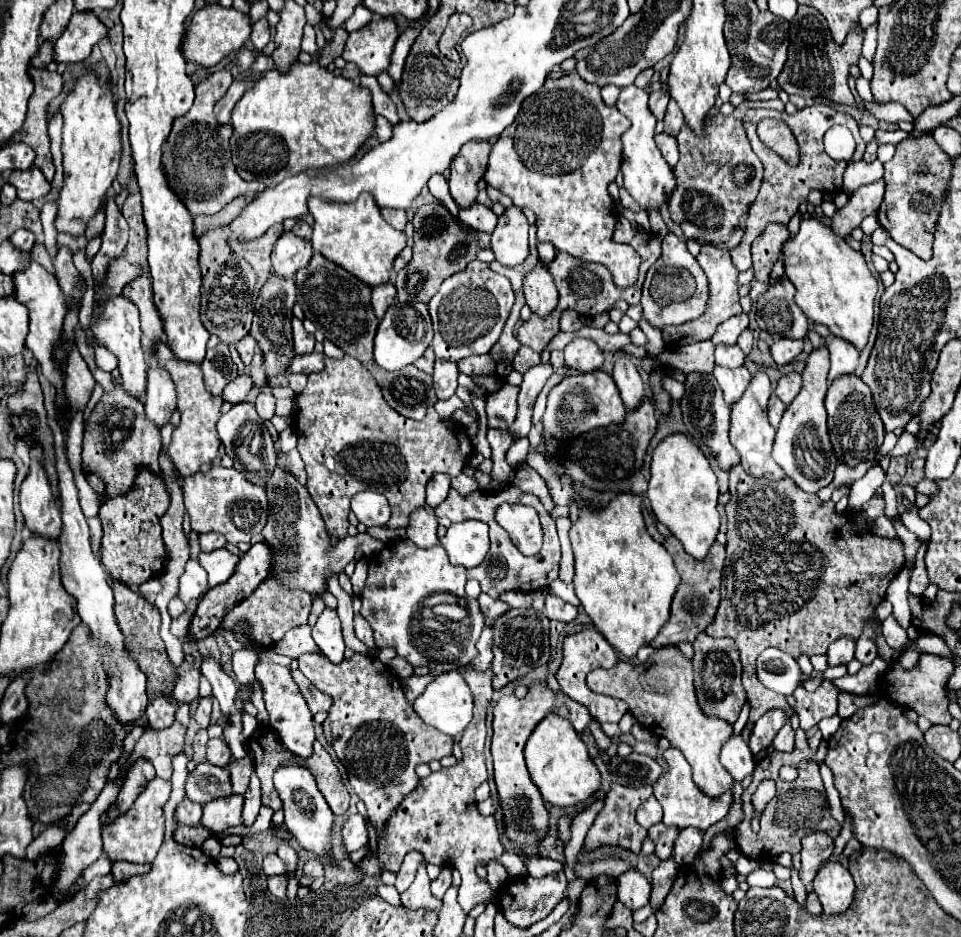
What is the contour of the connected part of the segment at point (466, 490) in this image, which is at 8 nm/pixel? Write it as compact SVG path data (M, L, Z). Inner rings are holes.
M463 472L456 476L456 478L452 478L452 488L454 488L454 490L460 490L464 496L470 494L470 492L480 490L477 481L473 477L466 476Z

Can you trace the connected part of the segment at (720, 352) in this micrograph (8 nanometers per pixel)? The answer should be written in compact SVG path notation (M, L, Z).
M716 346L716 364L718 366L726 366L726 368L738 368L742 366L746 360L746 356L742 354L742 350L738 350L738 346Z

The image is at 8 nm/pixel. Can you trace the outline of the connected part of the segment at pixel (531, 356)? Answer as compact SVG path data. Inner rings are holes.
M522 346L522 348L518 350L518 354L514 356L512 364L514 364L514 368L516 368L518 372L526 372L530 366L538 366L538 364L540 364L540 354L538 354L536 350L530 350L530 348Z

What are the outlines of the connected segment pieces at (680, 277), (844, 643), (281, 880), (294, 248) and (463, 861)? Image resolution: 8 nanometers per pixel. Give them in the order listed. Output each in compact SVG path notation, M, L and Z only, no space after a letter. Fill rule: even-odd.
M668 234L662 242L662 256L648 270L644 288L642 288L642 308L644 318L656 326L678 326L688 320L702 316L708 298L708 280L704 270L698 266L696 258L688 252L684 240L674 234Z
M840 638L838 642L832 642L826 654L828 666L840 666L840 664L846 666L854 658L854 646L856 642L850 642L850 638Z
M268 876L268 892L272 892L276 898L286 898L286 876Z
M284 232L272 252L272 270L286 278L292 278L300 266L306 266L312 258L312 246L308 240L298 238L292 232Z
M472 666L462 670L472 694L474 694L474 718L464 730L460 740L464 758L452 768L442 768L440 772L432 772L428 778L422 778L418 790L402 802L402 806L390 816L386 826L386 838L378 838L378 852L374 854L368 848L366 860L360 862L362 874L380 874L384 868L398 872L404 856L412 850L420 852L428 864L452 866L462 874L462 882L458 888L457 900L462 910L468 914L476 904L488 902L492 896L492 888L486 880L476 876L476 866L486 864L492 858L504 854L502 832L498 830L493 816L480 816L474 800L474 788L480 782L486 782L486 762L484 762L484 740L486 740L486 710L492 698L492 668L478 672Z

